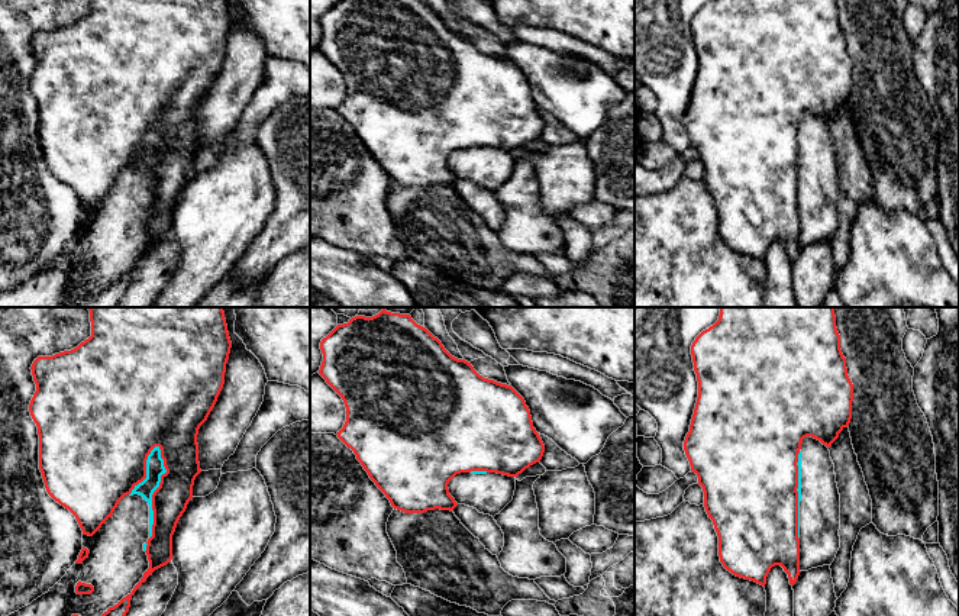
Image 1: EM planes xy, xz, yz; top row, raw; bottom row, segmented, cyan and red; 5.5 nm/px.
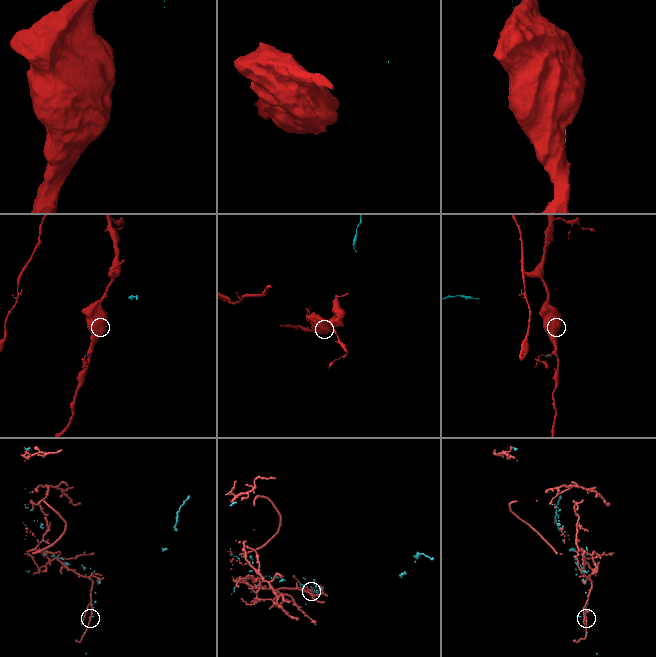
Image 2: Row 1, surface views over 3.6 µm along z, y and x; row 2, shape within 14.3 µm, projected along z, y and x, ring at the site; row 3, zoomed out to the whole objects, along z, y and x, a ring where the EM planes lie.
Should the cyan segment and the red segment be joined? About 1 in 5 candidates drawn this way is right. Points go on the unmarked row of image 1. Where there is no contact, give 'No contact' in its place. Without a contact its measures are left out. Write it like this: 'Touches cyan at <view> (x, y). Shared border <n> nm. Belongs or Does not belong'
Touches cyan at xy (154, 165). Shared border 500 nm. Does not belong

